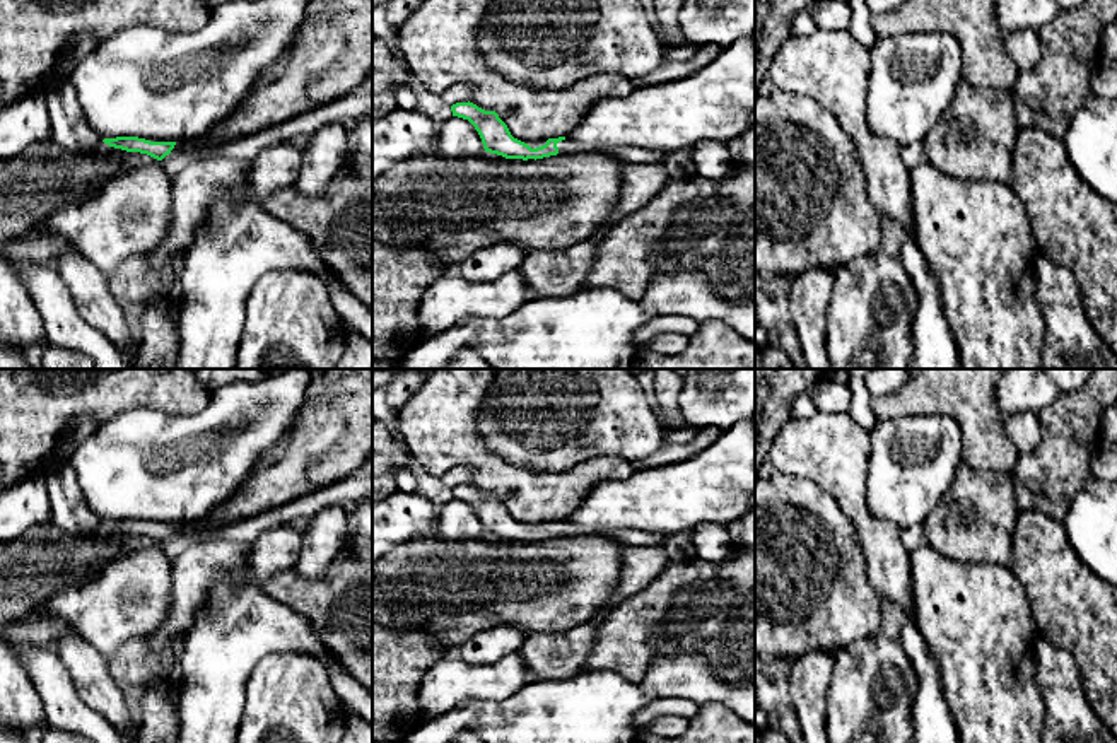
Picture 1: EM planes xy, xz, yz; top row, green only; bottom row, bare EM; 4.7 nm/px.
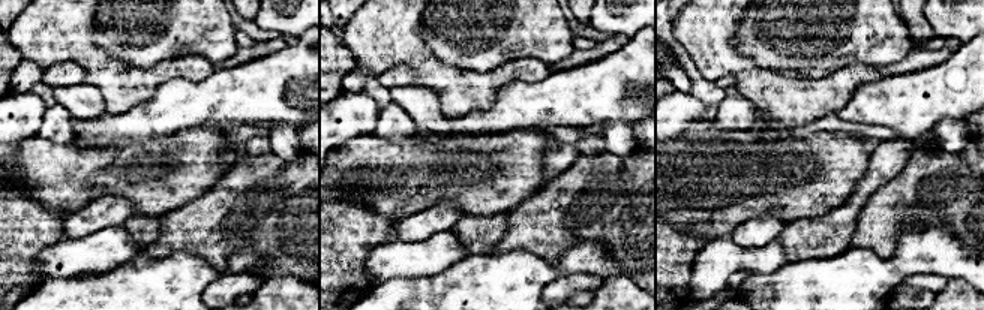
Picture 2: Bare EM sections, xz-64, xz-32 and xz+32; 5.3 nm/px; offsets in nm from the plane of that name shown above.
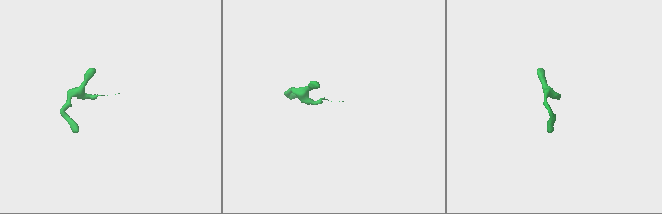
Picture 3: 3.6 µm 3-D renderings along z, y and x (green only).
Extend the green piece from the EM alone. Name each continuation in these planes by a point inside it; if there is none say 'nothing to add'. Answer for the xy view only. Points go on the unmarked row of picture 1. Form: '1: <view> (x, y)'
1: xy (357, 485)

